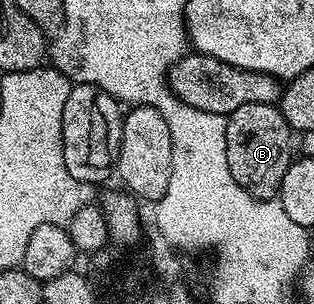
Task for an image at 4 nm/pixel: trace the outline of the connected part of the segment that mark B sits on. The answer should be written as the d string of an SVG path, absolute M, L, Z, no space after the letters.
M247 104L238 106L228 115L226 126L226 162L230 174L234 174L234 182L242 186L256 200L277 199L282 182L282 174L286 174L289 164L294 159L294 133L288 127L286 118L280 113L276 104Z

